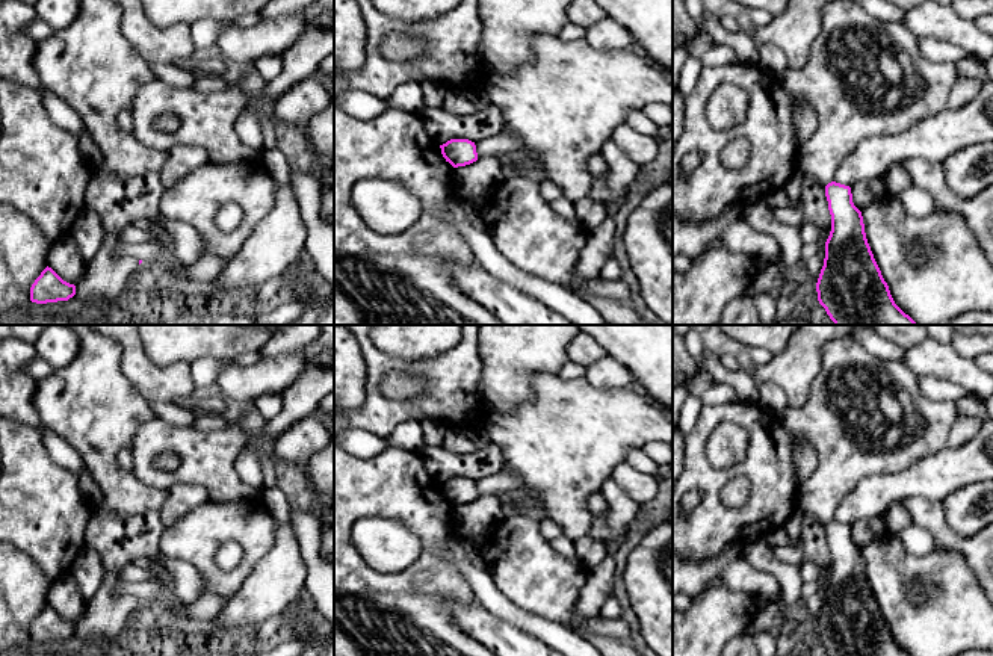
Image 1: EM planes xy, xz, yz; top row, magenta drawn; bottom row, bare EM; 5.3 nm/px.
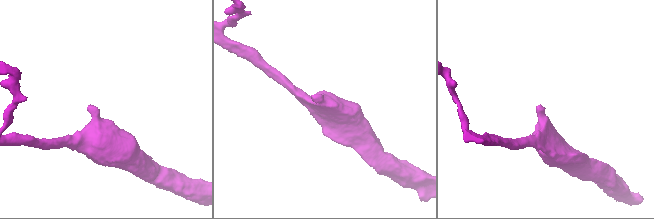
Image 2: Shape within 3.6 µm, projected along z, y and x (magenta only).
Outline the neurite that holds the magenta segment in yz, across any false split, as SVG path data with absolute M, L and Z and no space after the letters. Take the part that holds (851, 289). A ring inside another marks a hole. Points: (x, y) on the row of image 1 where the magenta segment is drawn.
M825 186L831 231L816 292L834 325L916 325L893 301L866 239L851 187Z

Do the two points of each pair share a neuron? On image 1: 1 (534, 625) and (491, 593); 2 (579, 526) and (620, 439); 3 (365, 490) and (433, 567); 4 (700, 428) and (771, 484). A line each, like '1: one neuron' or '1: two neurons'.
1: one neuron
2: one neuron
3: one neuron
4: one neuron

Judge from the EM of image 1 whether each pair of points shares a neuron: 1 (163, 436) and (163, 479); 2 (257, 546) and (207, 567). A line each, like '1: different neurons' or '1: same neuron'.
1: same neuron
2: same neuron

